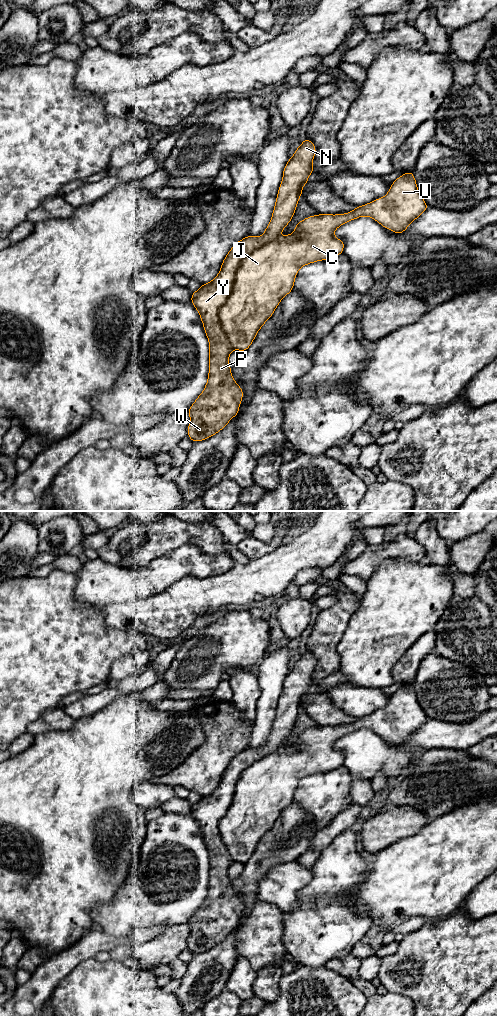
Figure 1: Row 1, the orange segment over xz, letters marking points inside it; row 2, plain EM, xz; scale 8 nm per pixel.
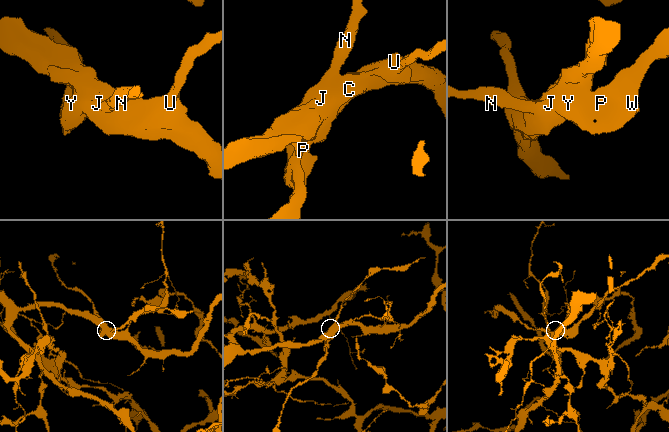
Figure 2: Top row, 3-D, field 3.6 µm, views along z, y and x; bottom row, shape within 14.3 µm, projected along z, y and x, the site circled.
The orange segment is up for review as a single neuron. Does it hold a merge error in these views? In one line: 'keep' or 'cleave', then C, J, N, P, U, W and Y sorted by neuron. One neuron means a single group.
cleave; groups C J U / N P W Y

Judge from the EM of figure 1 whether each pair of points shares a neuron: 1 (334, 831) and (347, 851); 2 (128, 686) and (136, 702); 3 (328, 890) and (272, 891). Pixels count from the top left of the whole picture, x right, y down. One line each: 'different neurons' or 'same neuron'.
1: different neurons
2: different neurons
3: different neurons

